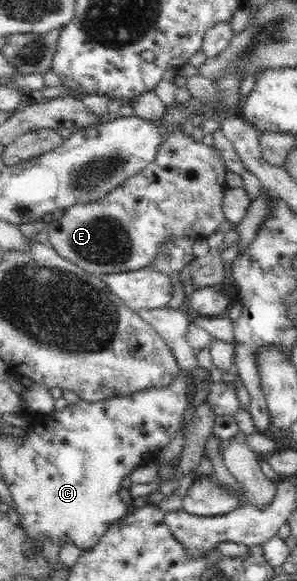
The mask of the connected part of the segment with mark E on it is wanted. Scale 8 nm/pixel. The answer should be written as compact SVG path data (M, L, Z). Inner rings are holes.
M177 125L177 128L173 128L169 134L166 136L166 142L159 145L155 160L145 168L143 172L139 172L137 176L125 180L123 184L114 188L105 198L97 200L97 202L91 202L91 204L77 204L77 206L71 206L68 208L60 219L52 220L48 226L48 234L51 246L57 251L60 257L65 258L65 260L71 261L76 264L79 268L86 270L94 275L116 273L121 271L129 271L140 269L151 261L154 261L156 257L157 249L159 245L166 241L167 237L171 235L195 235L198 238L206 238L212 232L219 229L219 226L225 222L225 213L223 212L223 198L226 189L226 162L223 159L223 155L219 153L219 149L215 145L208 146L203 144L200 140L196 140L192 134L185 134L185 132Z

